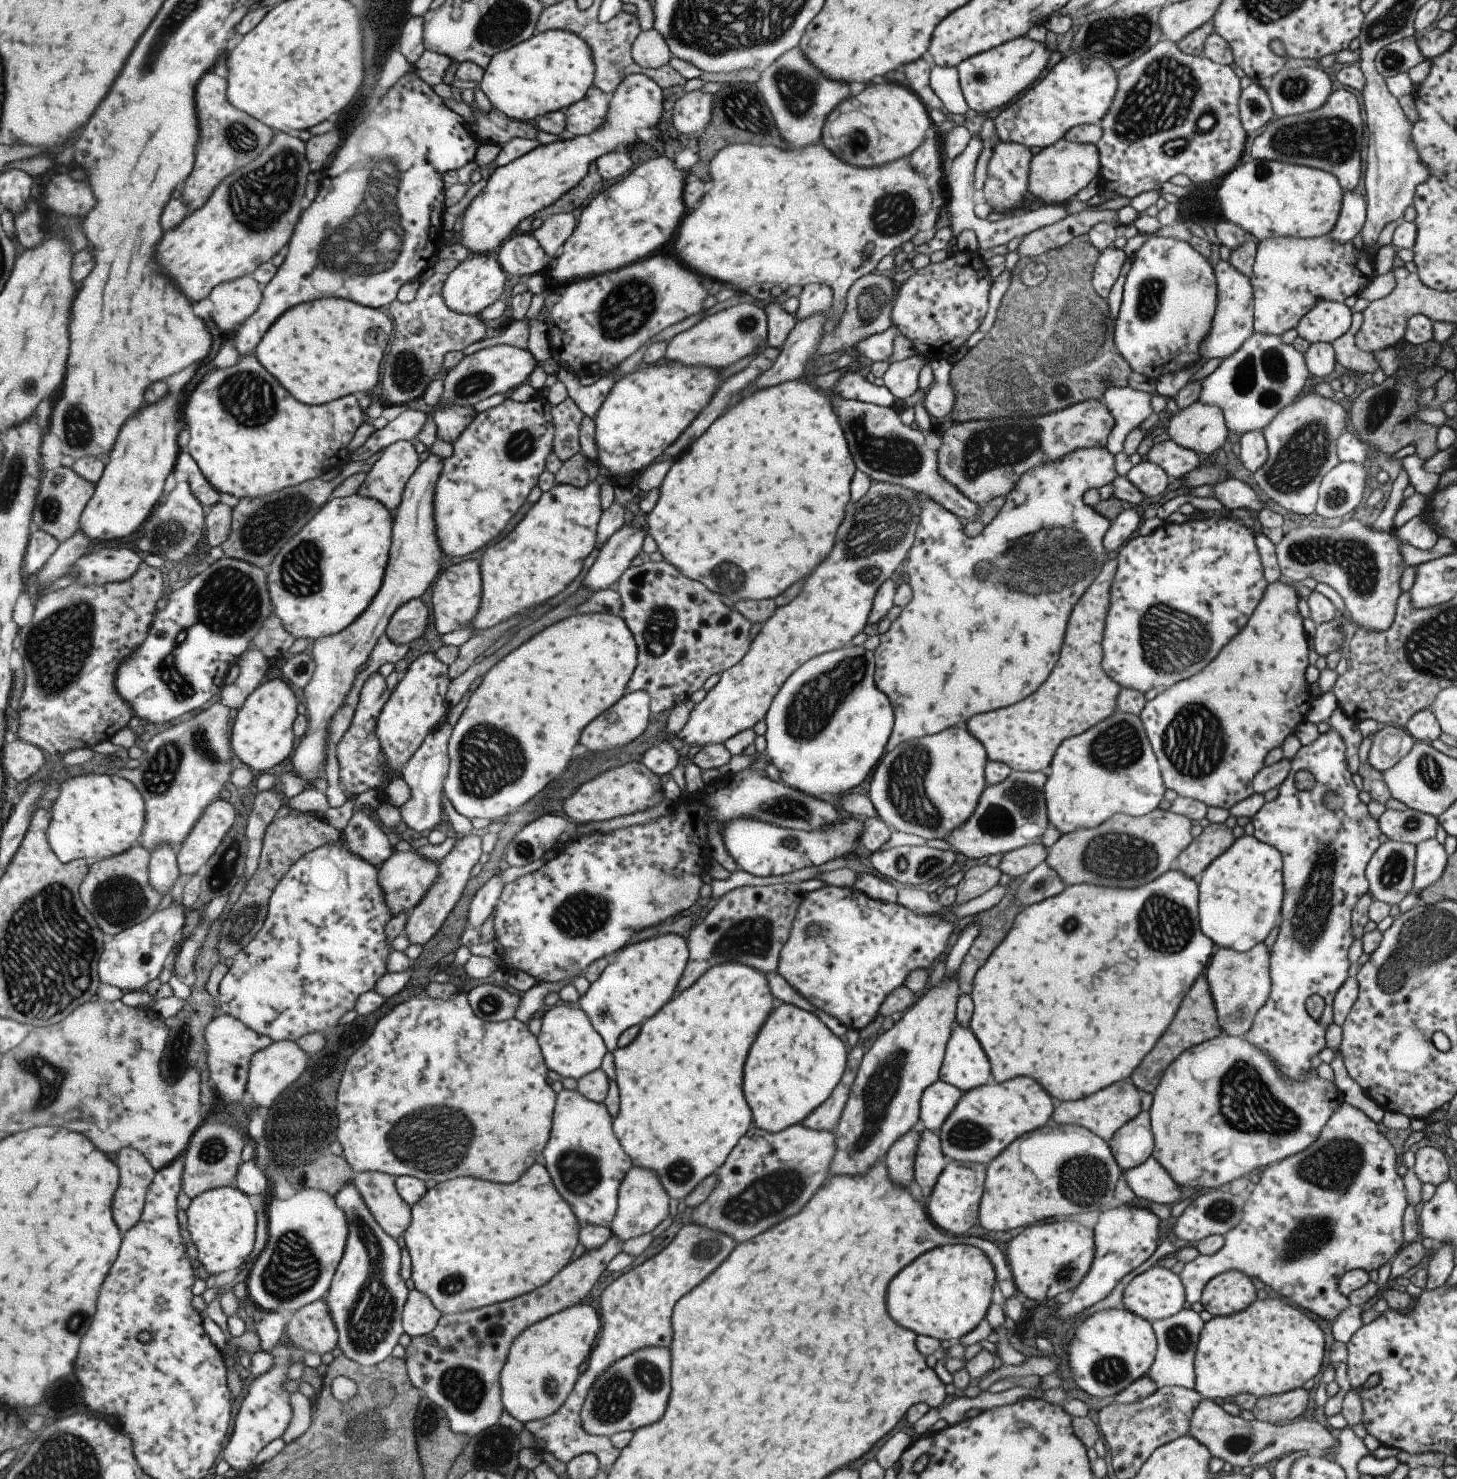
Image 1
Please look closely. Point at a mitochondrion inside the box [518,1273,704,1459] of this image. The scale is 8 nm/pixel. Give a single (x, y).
(613, 1400)

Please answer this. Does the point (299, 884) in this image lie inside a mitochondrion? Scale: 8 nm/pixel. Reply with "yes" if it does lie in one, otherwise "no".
no

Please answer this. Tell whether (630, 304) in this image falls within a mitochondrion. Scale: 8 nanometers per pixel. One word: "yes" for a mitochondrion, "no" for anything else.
yes

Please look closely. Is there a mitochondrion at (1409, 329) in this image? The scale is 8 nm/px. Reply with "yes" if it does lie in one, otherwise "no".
no

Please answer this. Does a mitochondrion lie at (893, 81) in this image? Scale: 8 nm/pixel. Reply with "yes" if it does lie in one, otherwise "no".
no

